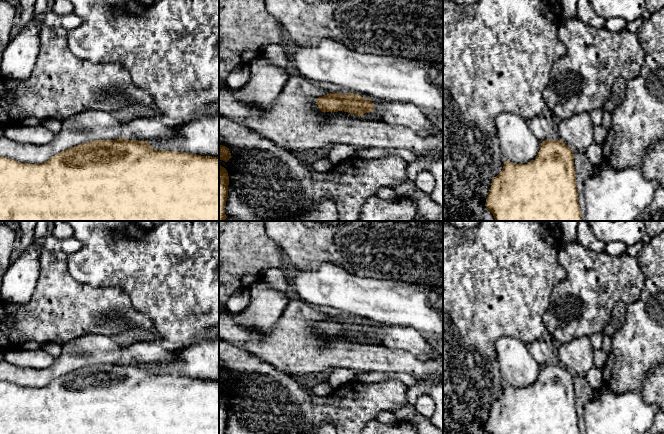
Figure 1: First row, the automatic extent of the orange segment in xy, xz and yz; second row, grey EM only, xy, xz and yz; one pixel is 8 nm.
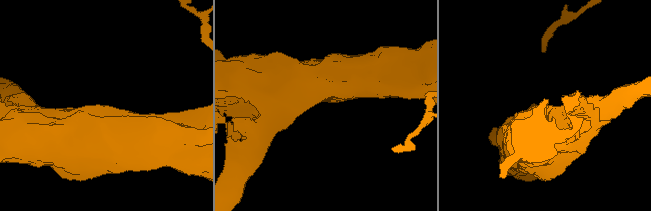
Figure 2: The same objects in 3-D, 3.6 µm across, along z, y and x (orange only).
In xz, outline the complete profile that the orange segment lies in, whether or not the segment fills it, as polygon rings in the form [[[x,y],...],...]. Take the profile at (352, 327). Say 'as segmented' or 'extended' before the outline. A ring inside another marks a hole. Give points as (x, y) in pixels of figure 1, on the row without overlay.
as segmented; [[[348,316],[347,318],[328,317],[316,323],[316,328],[322,336],[344,335],[365,341],[366,336],[374,335],[371,323],[364,323],[358,318]]]

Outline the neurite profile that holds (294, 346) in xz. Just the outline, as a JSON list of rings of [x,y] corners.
[[[291,296],[272,331],[263,336],[242,328],[235,320],[235,314],[225,308],[219,312],[219,340],[246,350],[293,376],[318,373],[328,368],[347,368],[357,372],[407,373],[418,381],[440,380],[443,374],[442,354],[421,361],[408,351],[391,349],[383,344],[372,344],[344,335],[322,336],[316,323],[325,319],[325,314],[314,310],[307,302]]]

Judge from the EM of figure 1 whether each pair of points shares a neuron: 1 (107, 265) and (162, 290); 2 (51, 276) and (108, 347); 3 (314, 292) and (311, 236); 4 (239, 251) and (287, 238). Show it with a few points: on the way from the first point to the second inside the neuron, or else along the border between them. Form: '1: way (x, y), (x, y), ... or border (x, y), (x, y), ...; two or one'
1: way (121, 265), (137, 265), (148, 276); one
2: border (114, 336), (85, 334), (74, 339); two
3: border (336, 264), (319, 263), (315, 267), (294, 267); two
4: border (265, 231), (280, 247), (286, 261); two

